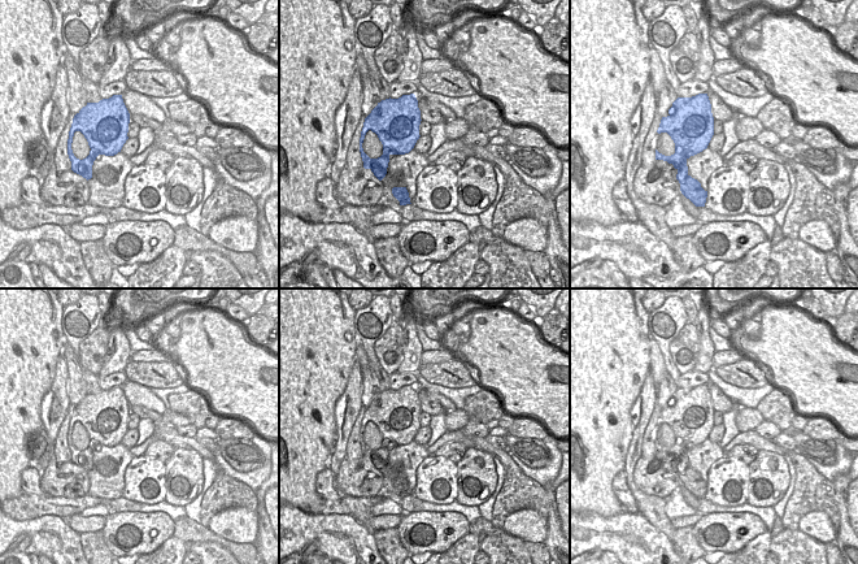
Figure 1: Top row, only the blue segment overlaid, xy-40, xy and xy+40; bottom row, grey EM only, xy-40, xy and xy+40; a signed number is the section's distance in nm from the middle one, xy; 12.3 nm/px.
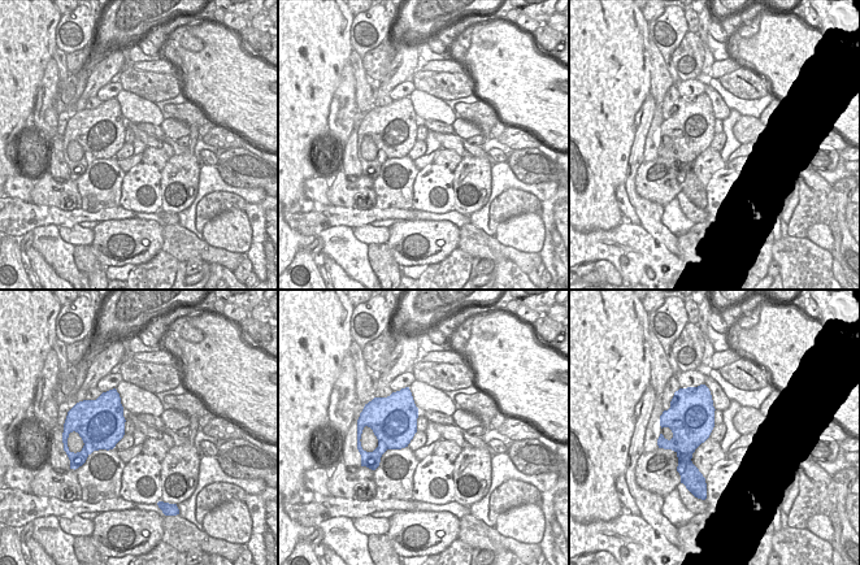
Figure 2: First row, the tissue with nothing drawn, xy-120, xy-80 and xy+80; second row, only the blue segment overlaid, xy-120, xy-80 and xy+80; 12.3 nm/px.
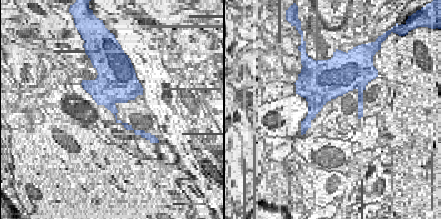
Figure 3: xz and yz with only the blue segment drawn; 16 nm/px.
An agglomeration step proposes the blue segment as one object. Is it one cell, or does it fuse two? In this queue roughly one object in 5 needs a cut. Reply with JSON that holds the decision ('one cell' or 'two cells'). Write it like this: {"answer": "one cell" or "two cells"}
{"answer": "one cell"}

